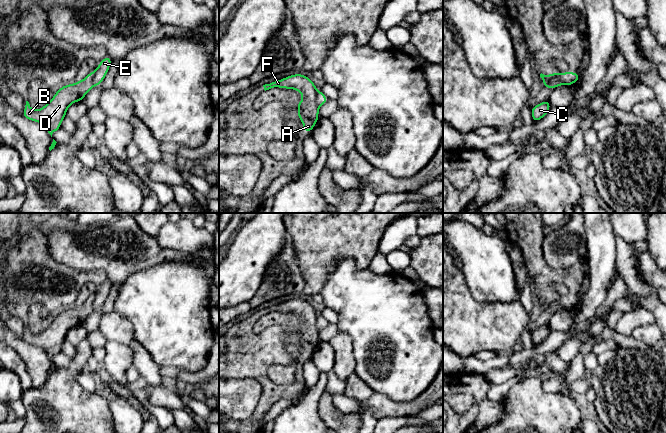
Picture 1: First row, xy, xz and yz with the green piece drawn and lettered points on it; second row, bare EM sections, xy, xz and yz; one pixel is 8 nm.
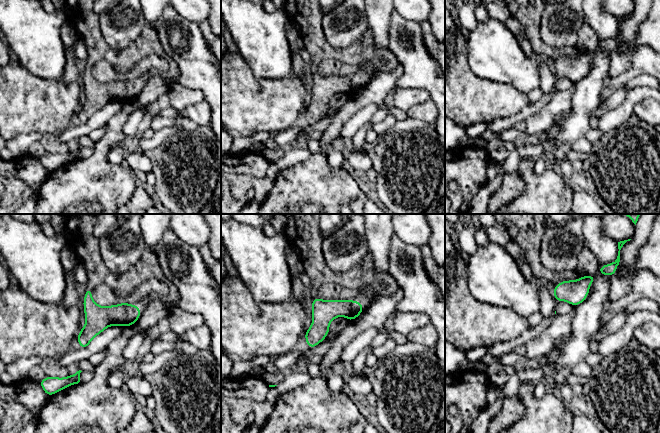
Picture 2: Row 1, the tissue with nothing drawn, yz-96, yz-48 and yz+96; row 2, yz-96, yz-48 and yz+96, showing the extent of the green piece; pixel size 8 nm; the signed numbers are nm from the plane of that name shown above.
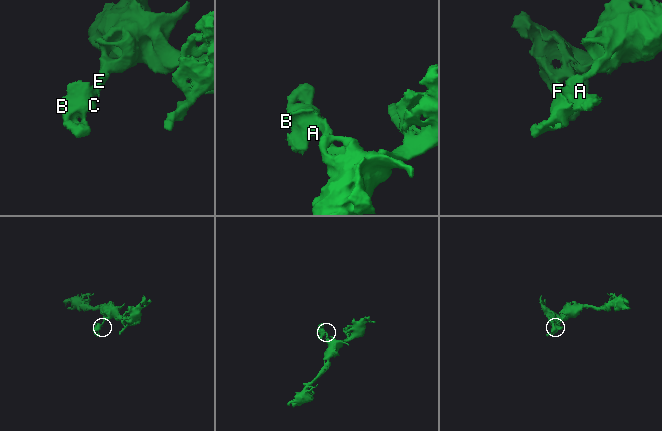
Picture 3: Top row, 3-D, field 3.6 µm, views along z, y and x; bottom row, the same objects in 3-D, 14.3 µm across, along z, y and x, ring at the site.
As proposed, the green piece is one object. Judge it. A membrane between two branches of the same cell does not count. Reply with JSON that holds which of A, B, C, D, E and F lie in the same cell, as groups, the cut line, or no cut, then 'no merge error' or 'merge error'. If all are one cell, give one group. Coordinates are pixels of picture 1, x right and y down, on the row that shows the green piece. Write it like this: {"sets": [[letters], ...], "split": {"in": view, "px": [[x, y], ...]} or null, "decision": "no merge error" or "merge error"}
{"sets": [["A", "B", "C", "D", "F"], ["E"]], "split": {"in": "yz", "px": [[558, 80], [554, 79], [544, 87]]}, "decision": "merge error"}

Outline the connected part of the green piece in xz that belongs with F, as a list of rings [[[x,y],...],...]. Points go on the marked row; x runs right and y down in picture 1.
[[[297,73],[281,80],[272,81],[263,85],[263,87],[265,91],[275,87],[299,91],[303,98],[296,104],[298,121],[303,121],[303,132],[311,132],[313,130],[320,117],[317,103],[318,89],[309,77]]]

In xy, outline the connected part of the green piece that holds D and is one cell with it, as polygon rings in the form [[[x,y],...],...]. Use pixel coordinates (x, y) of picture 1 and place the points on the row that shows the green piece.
[[[91,71],[83,80],[61,86],[52,99],[38,110],[32,109],[26,101],[22,115],[28,120],[42,124],[52,137],[52,134],[61,128],[69,106],[82,101],[93,88],[94,76],[95,71]]]

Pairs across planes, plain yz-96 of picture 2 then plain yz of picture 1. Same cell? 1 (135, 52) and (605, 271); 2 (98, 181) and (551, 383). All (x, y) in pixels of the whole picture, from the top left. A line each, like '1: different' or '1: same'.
1: different
2: different

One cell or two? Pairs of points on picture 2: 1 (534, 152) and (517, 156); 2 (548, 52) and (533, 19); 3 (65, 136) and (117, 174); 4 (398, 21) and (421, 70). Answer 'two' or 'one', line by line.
1: one
2: one
3: two
4: one

